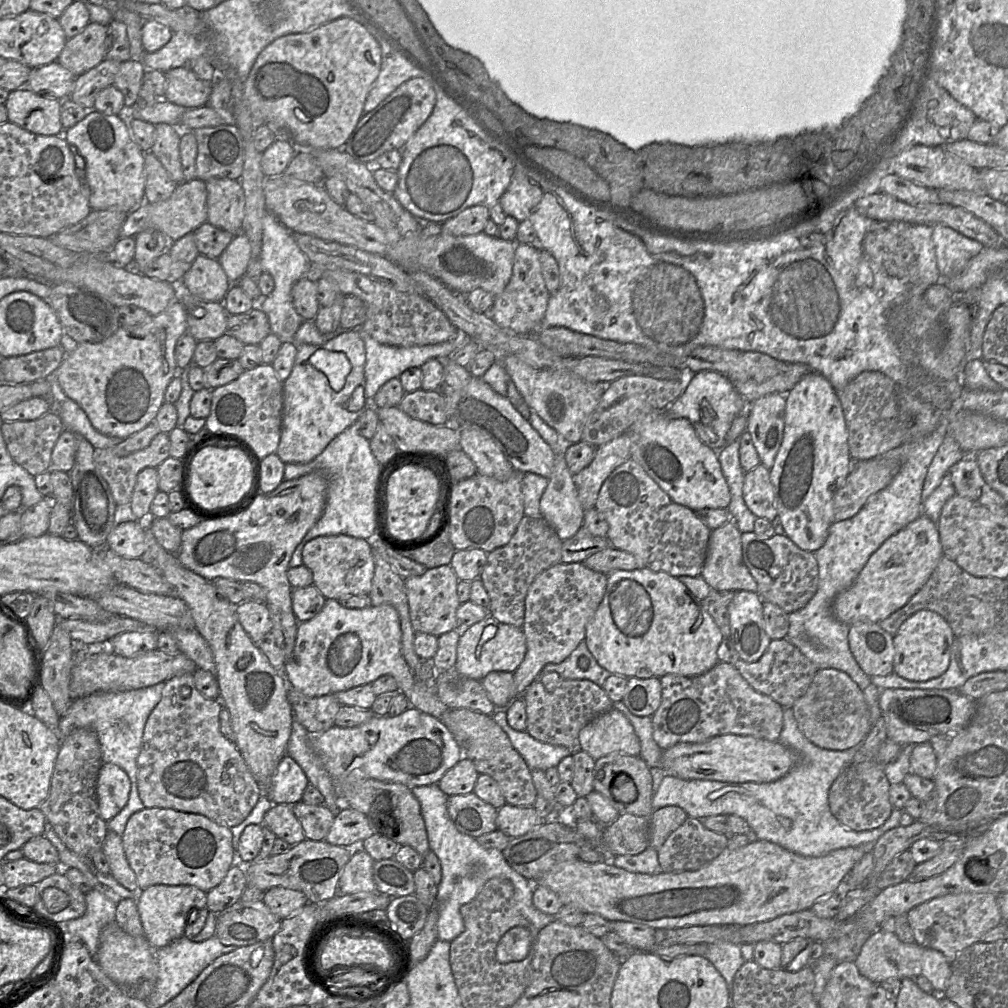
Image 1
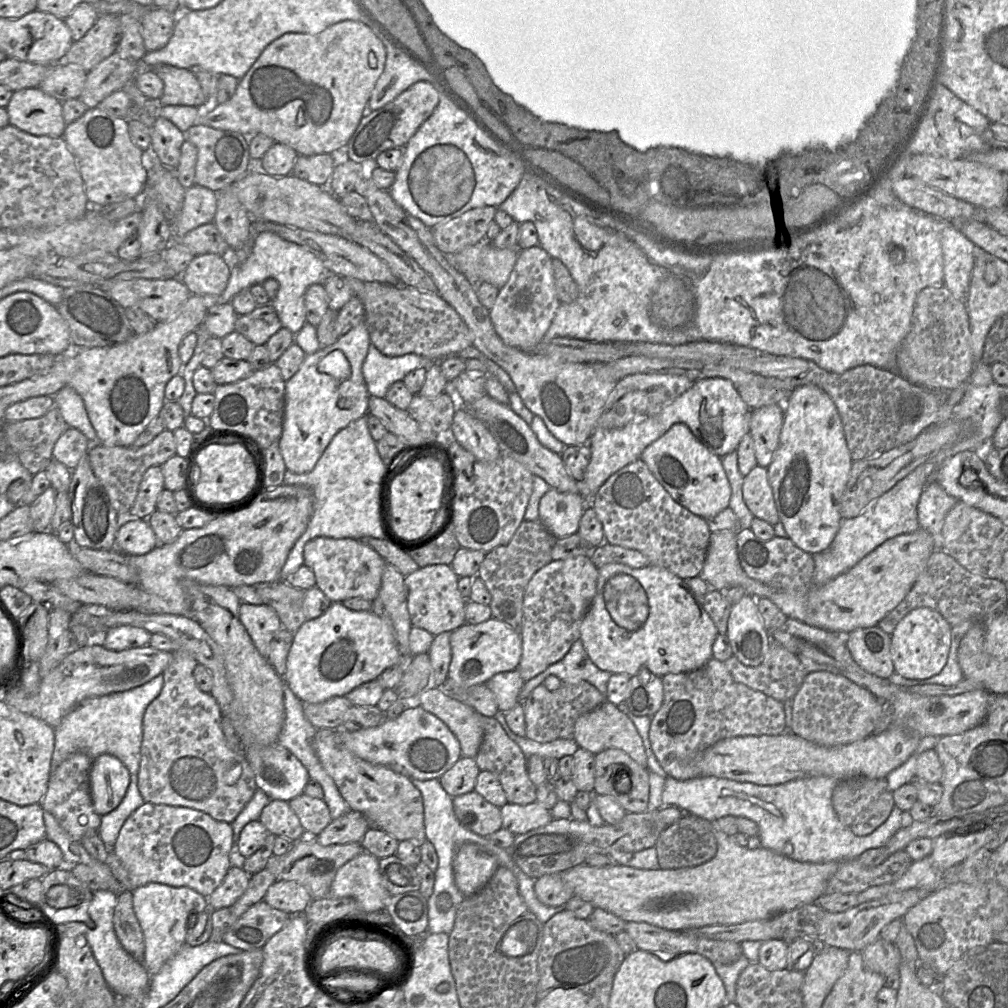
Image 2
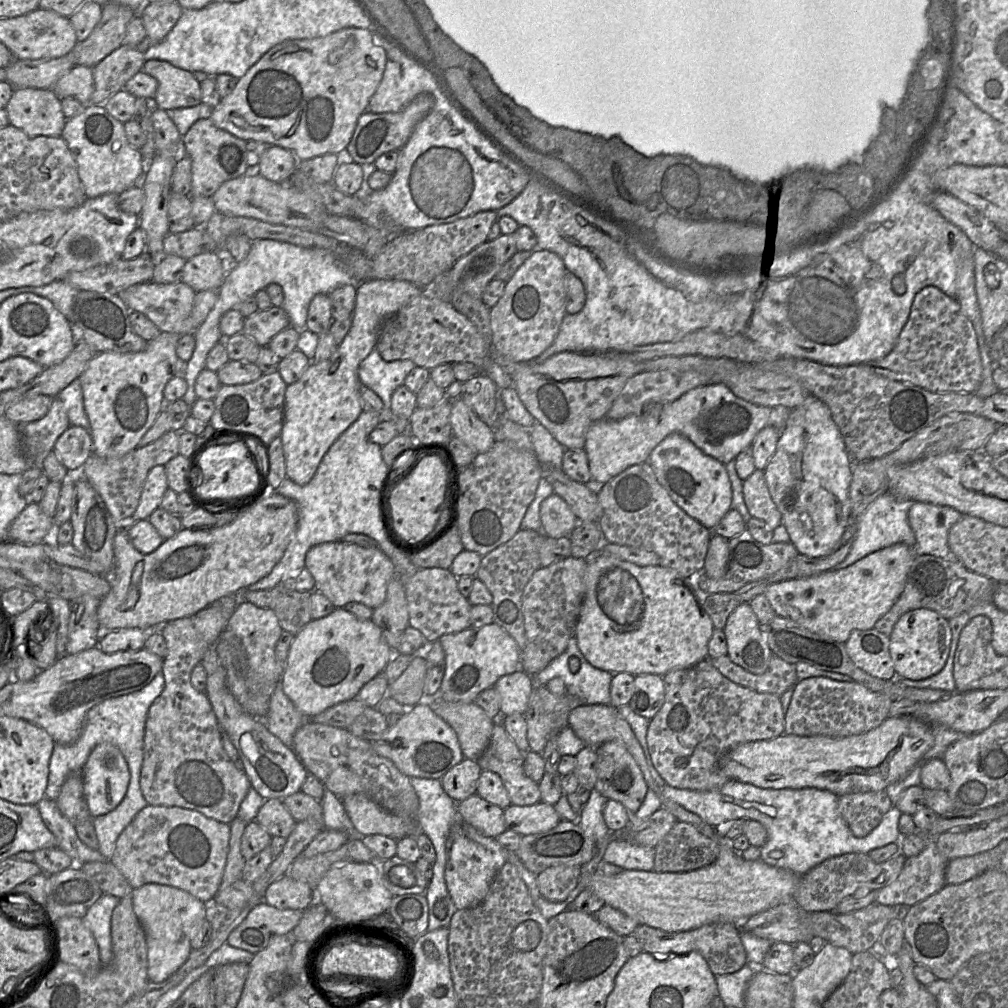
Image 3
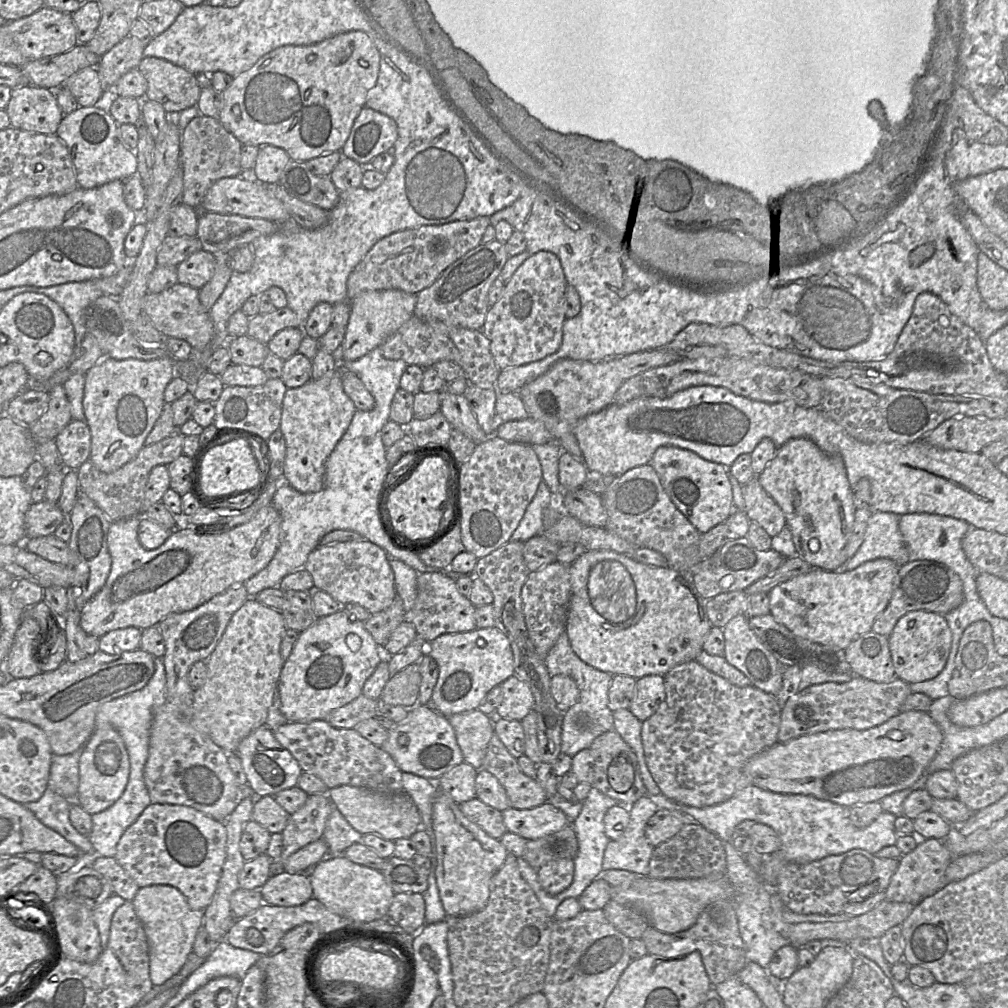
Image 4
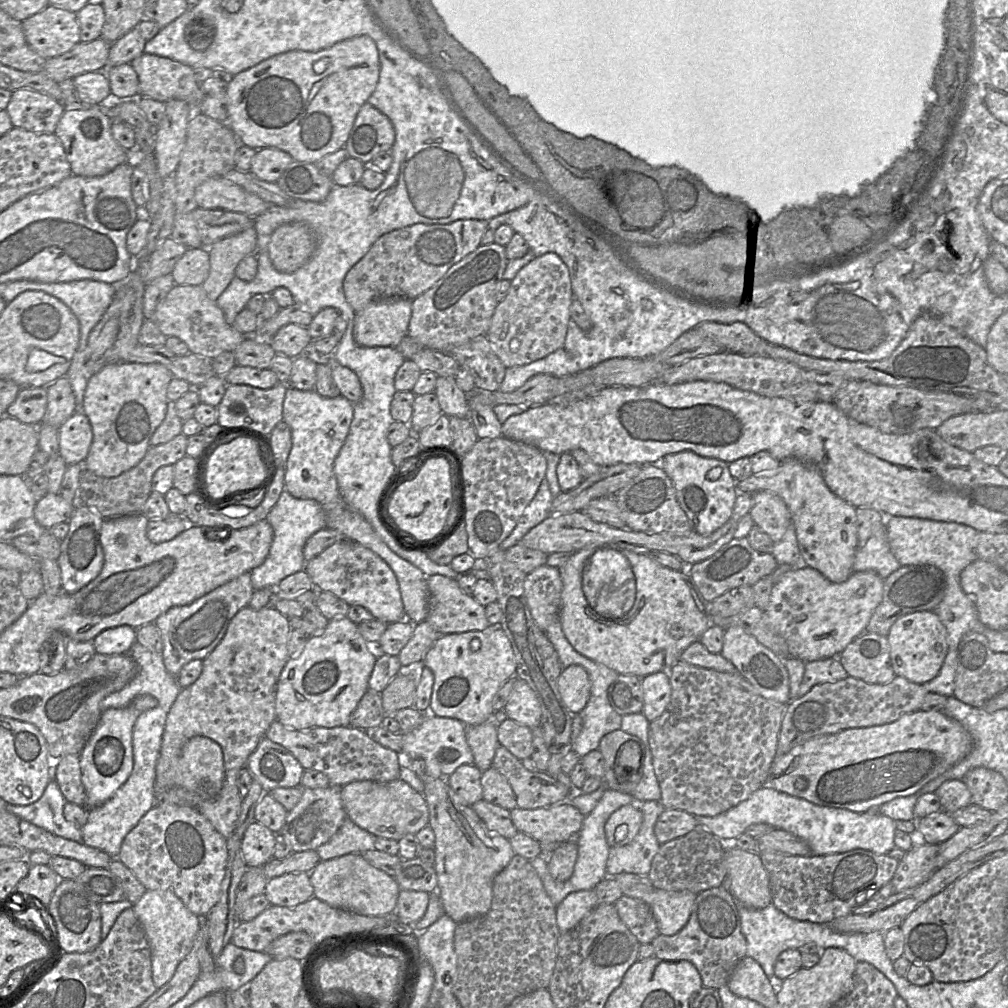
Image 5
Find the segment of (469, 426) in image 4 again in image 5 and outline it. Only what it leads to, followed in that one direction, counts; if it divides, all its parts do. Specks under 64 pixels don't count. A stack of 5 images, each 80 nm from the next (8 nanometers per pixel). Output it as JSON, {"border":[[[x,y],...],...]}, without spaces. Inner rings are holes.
{"border":[[[438,376],[434,393],[444,415],[469,418],[468,395],[457,386],[455,377]]]}

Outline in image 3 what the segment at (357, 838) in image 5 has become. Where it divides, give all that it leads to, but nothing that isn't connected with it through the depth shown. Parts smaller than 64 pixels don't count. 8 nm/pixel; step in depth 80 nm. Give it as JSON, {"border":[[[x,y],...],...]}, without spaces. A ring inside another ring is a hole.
{"border":[[[325,789],[320,802],[323,809],[324,829],[342,831],[348,836],[348,839],[363,837],[356,832],[342,800],[333,792]]]}

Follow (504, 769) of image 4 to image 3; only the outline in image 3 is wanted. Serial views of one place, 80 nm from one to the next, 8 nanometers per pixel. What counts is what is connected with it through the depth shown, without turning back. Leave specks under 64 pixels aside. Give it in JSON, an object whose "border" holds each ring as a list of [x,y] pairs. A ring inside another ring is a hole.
{"border":[[[495,722],[490,742],[477,760],[482,770],[500,776],[508,792],[511,804],[533,805],[541,801],[539,785],[529,778],[523,769],[523,753],[510,738],[500,722]]]}

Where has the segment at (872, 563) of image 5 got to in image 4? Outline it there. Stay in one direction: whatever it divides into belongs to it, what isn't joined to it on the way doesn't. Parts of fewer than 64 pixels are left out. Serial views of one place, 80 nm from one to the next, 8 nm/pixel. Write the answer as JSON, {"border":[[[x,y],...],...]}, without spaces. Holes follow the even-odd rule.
{"border":[[[872,511],[862,545],[837,571],[852,571],[880,558],[890,559],[899,566],[908,563],[909,551],[899,530],[899,519],[893,513]]]}

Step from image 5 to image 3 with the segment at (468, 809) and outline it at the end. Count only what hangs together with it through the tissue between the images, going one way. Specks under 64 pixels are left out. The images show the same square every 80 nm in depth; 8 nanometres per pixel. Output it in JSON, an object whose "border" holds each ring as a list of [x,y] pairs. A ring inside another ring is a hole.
{"border":[[[456,821],[446,840],[444,878],[457,910],[471,908],[486,897],[490,885],[507,859],[507,850],[495,838],[485,836],[465,821]]]}

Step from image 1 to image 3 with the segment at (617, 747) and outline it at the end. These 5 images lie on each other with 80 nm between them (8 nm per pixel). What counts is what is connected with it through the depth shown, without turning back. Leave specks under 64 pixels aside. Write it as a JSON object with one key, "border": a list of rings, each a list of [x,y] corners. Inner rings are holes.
{"border":[[[611,704],[580,705],[570,712],[569,726],[587,747],[596,749],[608,741],[622,742],[640,767],[649,788],[654,786],[643,749],[616,707]]]}

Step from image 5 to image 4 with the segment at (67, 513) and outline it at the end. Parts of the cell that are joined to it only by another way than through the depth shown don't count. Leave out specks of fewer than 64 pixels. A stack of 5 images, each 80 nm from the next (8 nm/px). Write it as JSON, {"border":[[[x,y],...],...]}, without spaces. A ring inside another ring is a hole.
{"border":[[[43,500],[32,503],[25,514],[25,529],[27,538],[37,538],[53,535],[58,526],[68,516],[65,515],[57,504]]]}

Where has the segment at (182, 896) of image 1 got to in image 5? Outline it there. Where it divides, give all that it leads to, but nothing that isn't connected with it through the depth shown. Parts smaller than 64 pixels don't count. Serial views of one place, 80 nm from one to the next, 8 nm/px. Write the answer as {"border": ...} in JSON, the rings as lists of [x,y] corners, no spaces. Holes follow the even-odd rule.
{"border":[[[147,890],[132,908],[150,945],[153,983],[156,988],[160,988],[172,978],[179,963],[189,952],[203,918],[190,912],[183,902],[168,890]]]}

